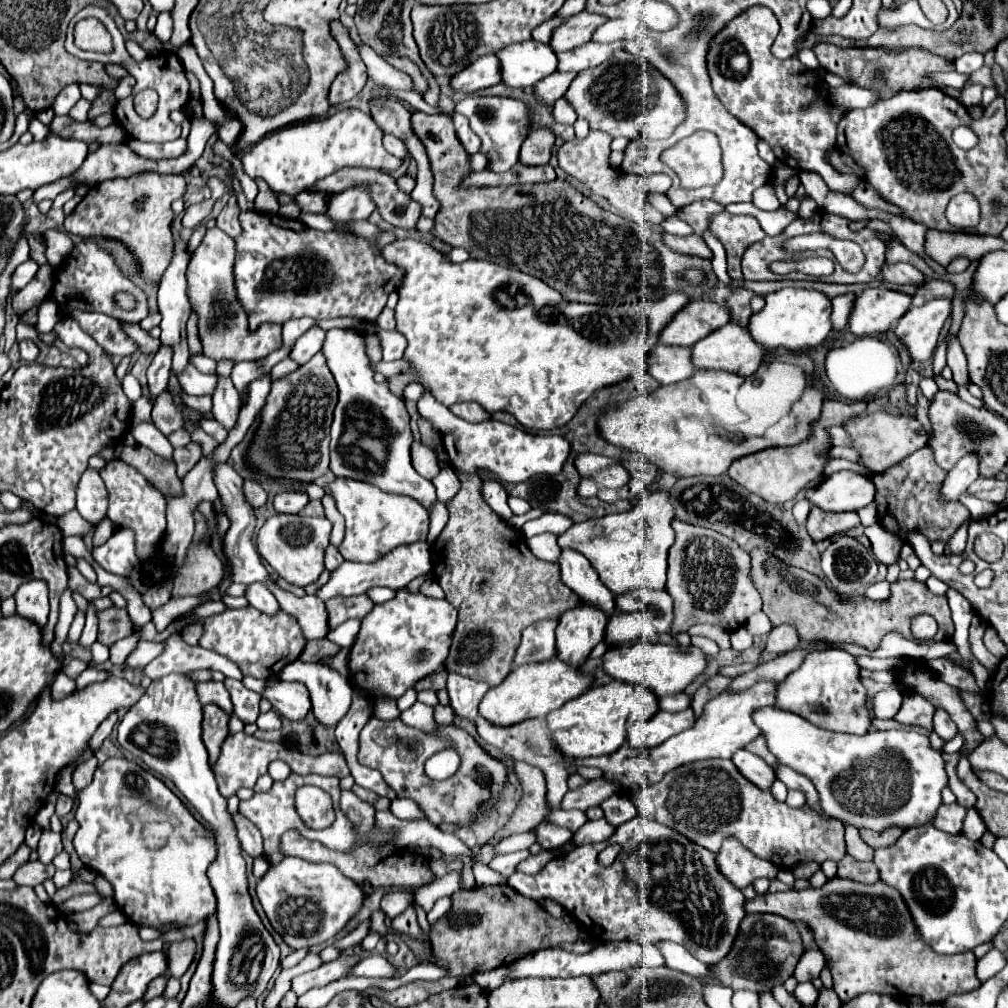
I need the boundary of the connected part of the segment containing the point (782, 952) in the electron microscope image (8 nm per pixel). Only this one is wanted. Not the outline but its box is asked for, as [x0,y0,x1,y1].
[712,915,804,991]

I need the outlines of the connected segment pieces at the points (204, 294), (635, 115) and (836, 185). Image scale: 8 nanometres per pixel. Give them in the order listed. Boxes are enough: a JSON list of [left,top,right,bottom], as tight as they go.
[[186,227,282,363],[564,51,686,139],[706,7,860,191]]

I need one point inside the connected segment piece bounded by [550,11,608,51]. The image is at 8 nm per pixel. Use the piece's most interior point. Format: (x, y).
(576, 30)

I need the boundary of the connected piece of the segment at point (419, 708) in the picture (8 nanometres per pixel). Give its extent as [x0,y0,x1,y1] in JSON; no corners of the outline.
[400,701,438,735]

